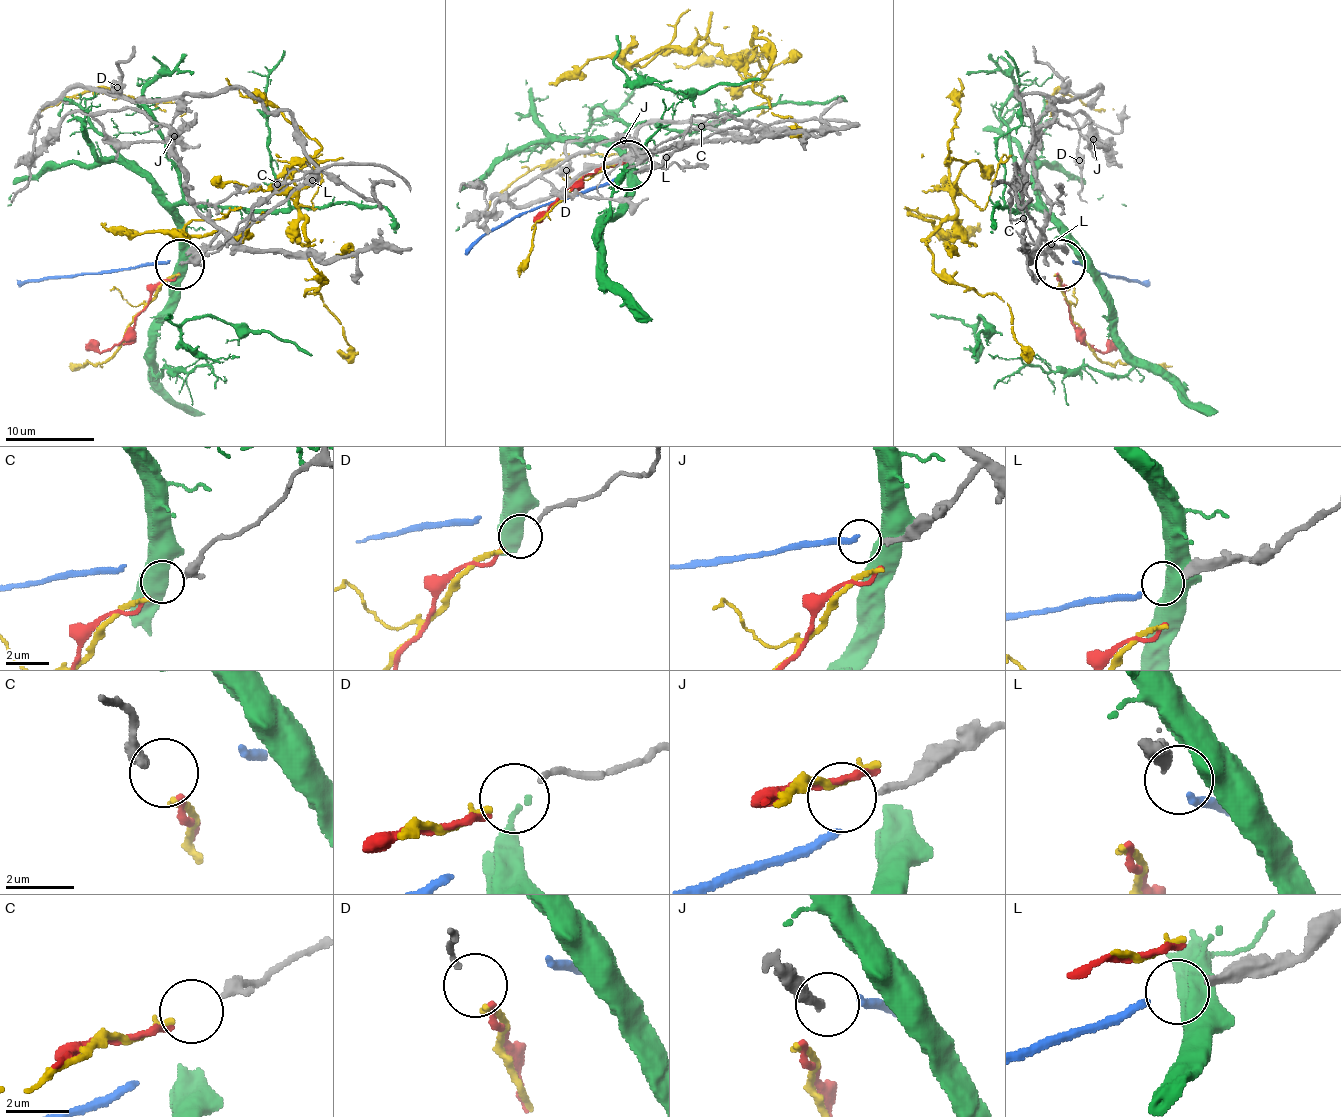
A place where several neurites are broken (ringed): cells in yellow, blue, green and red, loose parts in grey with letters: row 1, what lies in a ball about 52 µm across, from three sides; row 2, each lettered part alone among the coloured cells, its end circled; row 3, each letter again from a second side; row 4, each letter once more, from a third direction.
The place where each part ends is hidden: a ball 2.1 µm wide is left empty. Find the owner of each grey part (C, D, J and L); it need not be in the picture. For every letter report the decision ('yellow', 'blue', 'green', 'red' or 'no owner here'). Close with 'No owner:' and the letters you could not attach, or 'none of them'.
C: yellow
D: red
J: no owner here
L: blue
No owner: J

